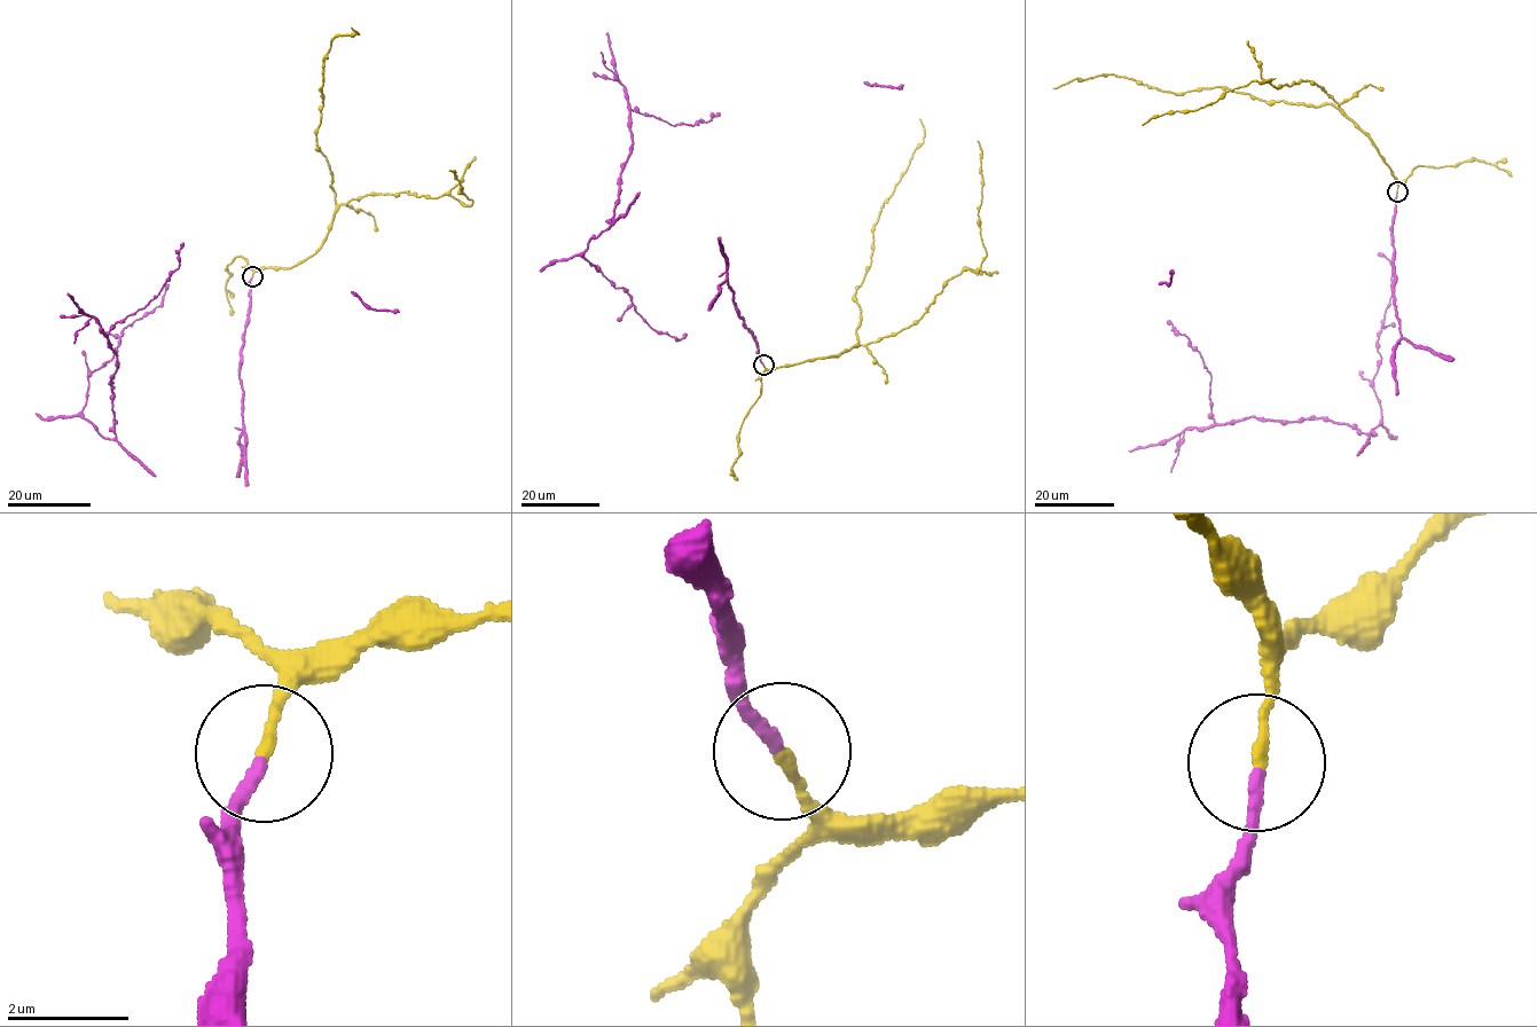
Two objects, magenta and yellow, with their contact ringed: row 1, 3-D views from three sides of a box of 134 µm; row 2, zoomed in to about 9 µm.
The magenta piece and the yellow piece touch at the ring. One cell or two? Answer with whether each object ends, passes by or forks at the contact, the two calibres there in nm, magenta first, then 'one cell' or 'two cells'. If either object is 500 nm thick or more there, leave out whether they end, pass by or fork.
magenta ends; yellow ends; calibres 200 and 180 nm; one cell

